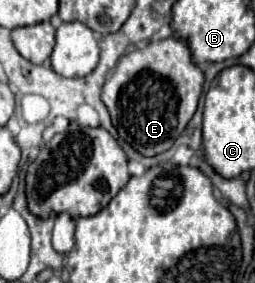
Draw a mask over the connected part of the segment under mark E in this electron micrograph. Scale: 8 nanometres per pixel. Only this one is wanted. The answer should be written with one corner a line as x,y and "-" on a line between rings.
170,35
160,41
148,41
146,47
132,49
126,55
122,55
114,73
102,87
102,101
106,103
112,115
112,123
118,129
118,135
126,139
142,155
152,157
168,151
172,143
178,139
178,135
184,131
186,123
192,119
198,107
202,87
204,87
204,73
200,73
200,67
192,61
192,51
188,43
180,37

